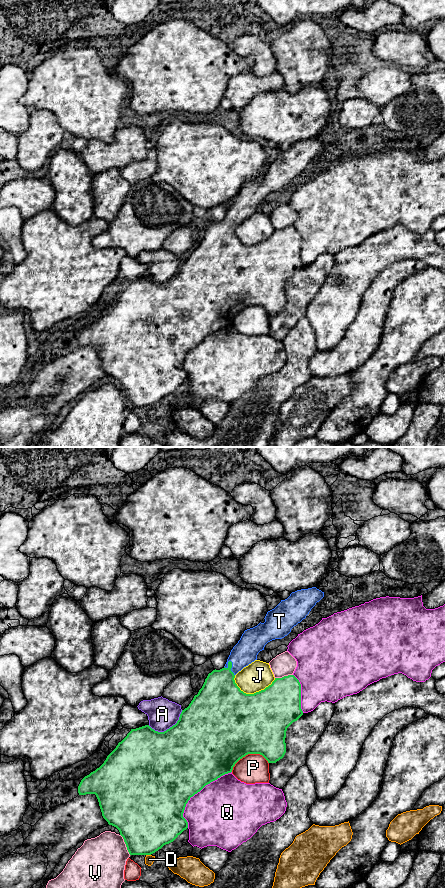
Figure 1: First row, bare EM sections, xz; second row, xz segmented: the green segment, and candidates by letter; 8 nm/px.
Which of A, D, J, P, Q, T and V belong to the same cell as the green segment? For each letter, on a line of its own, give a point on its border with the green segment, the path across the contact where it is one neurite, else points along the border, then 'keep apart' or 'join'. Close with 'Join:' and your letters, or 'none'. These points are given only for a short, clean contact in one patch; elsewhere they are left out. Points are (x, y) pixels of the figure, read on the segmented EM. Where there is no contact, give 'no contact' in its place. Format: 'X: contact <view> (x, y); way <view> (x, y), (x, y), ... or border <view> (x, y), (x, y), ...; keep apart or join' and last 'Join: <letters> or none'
A: contact xz (169, 728); keep apart
D: contact xz (148, 854); border xz (146, 854), (150, 855); keep apart
J: contact xz (254, 693); keep apart
P: contact xz (248, 753); keep apart
Q: contact xz (196, 793); keep apart
T: contact xz (231, 667); way xz (220, 696), (220, 683), (231, 667), (245, 652); join
V: contact xz (125, 843); keep apart
Join: T

